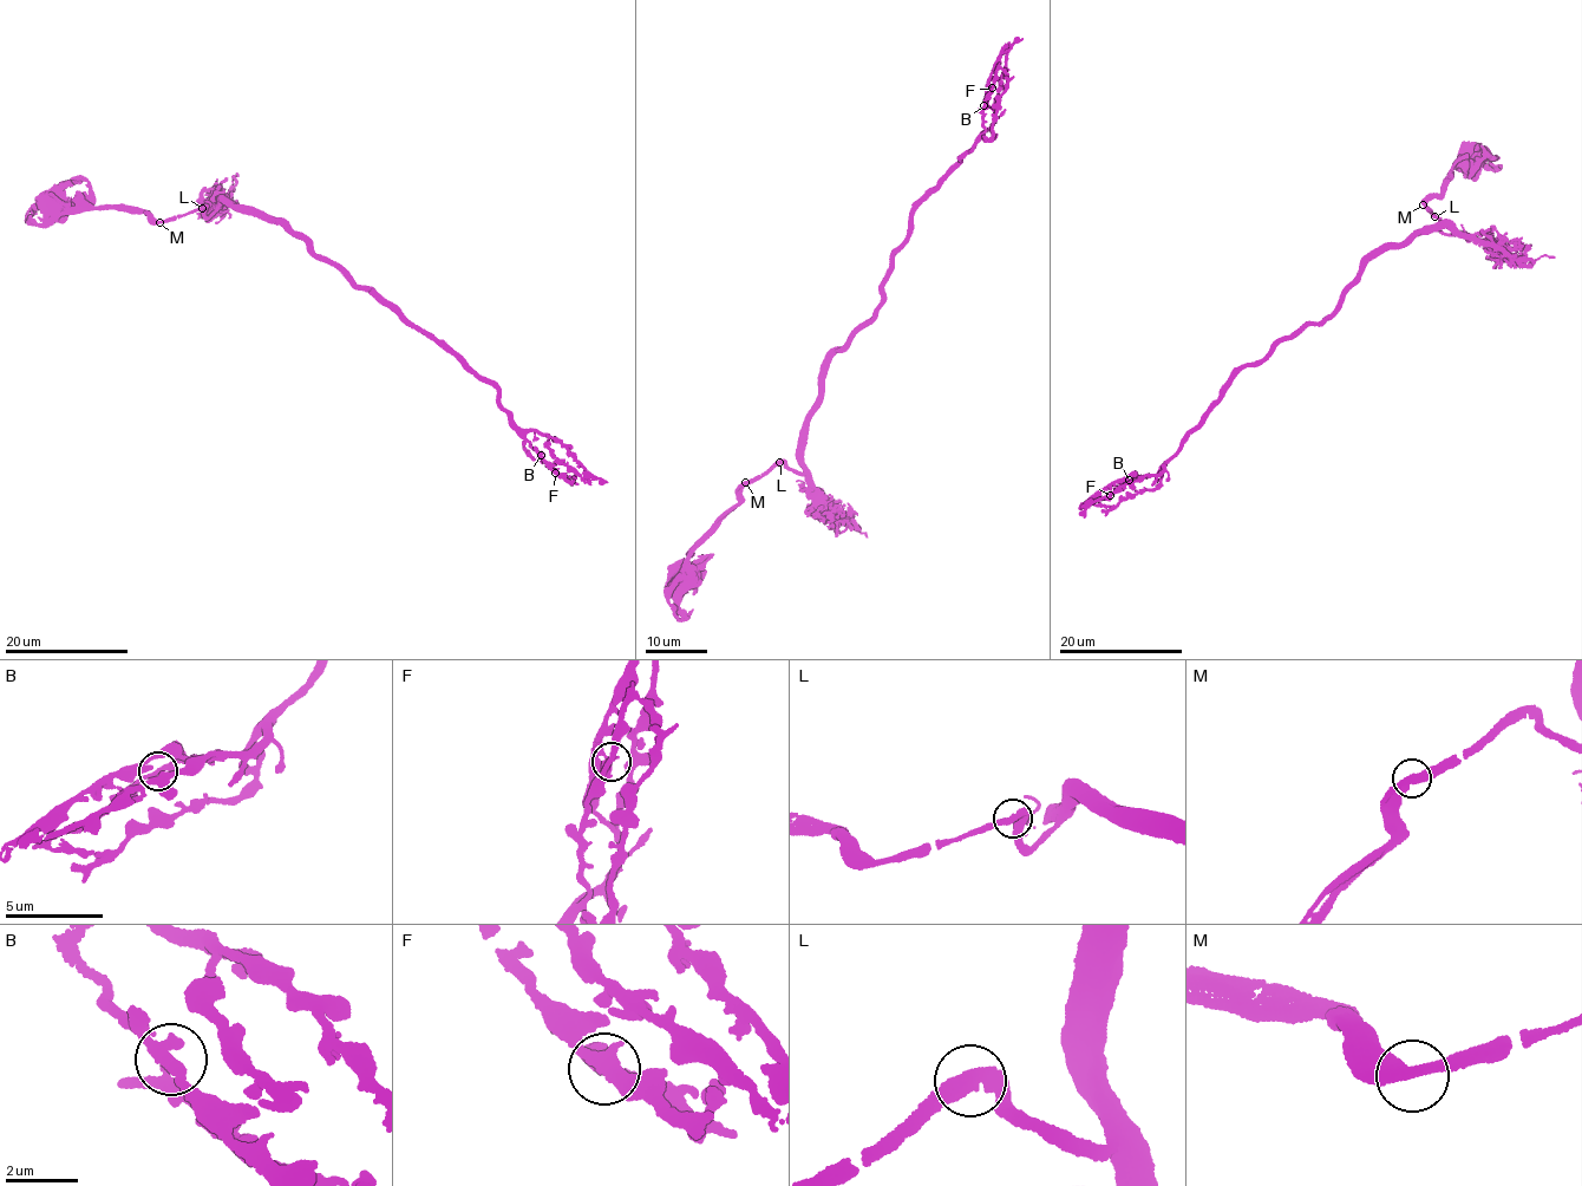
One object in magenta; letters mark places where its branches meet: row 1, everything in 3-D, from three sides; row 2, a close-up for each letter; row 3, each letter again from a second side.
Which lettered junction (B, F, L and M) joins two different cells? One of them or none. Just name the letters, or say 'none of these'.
none of these

